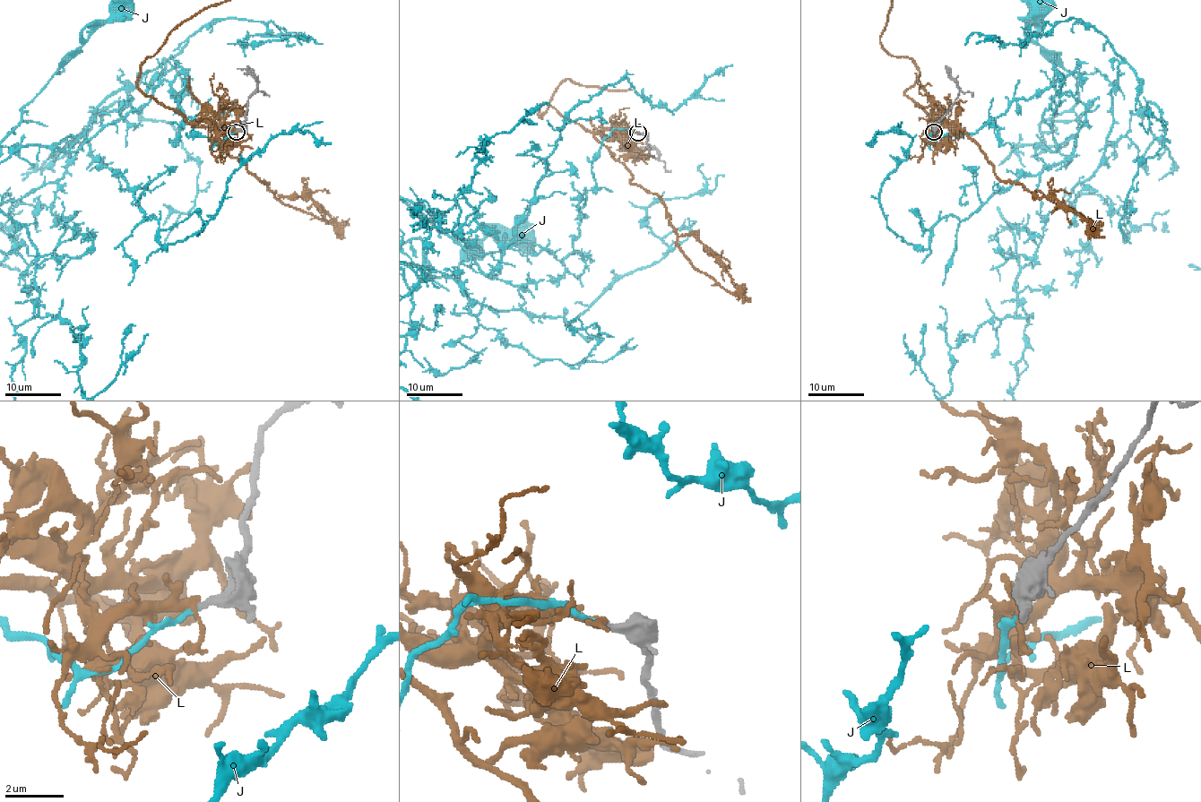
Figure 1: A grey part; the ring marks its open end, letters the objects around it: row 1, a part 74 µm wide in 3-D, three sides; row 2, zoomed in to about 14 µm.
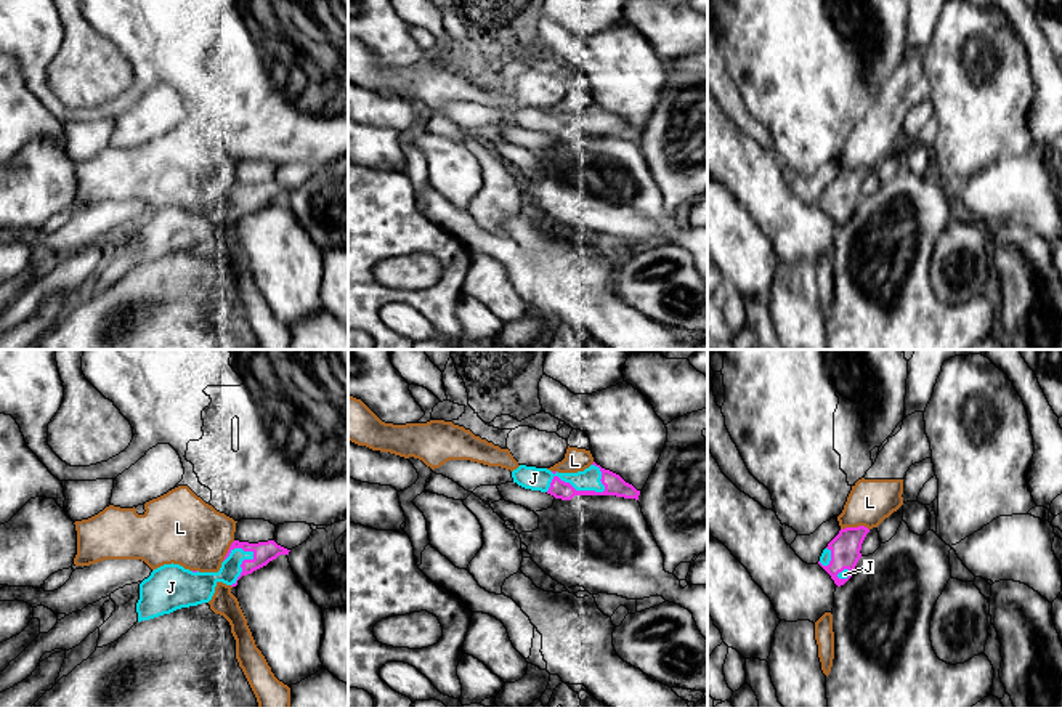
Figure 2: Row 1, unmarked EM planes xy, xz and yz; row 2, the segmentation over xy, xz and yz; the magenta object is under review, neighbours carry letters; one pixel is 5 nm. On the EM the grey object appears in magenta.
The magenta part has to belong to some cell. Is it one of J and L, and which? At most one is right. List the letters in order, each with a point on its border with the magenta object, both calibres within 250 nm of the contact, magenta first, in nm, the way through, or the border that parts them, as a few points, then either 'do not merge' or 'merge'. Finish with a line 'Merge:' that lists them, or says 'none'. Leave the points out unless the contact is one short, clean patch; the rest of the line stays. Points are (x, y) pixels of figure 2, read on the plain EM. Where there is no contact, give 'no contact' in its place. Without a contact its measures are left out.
J: xz (573, 129) | 100/120 nm | merge
L: yz (854, 169) | 150/220 nm | do not merge
Merge: J

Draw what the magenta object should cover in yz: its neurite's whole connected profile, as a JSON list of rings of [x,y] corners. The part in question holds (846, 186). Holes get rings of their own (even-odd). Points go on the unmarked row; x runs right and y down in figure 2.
[[[845,168],[823,191],[818,205],[831,216],[837,228],[844,226],[853,215],[861,199],[861,184],[869,173],[868,168]]]

